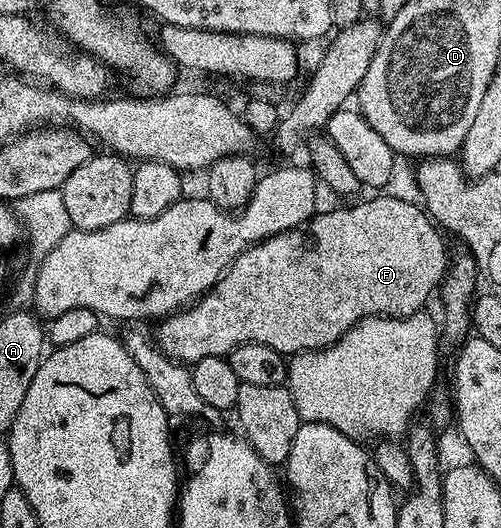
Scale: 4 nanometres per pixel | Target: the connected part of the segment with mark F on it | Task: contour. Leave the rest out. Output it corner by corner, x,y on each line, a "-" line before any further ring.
386,194
375,195
375,200
359,199
354,202
359,204
351,208
319,211
302,227
284,230
243,250
197,302
157,321
156,343
163,354
193,366
200,358
229,357
236,346
248,342
272,346
272,350
283,354
314,352
334,344
369,316
405,318
423,311
430,295
439,291
446,277
451,253
446,253
446,240
439,225
417,203
382,195

